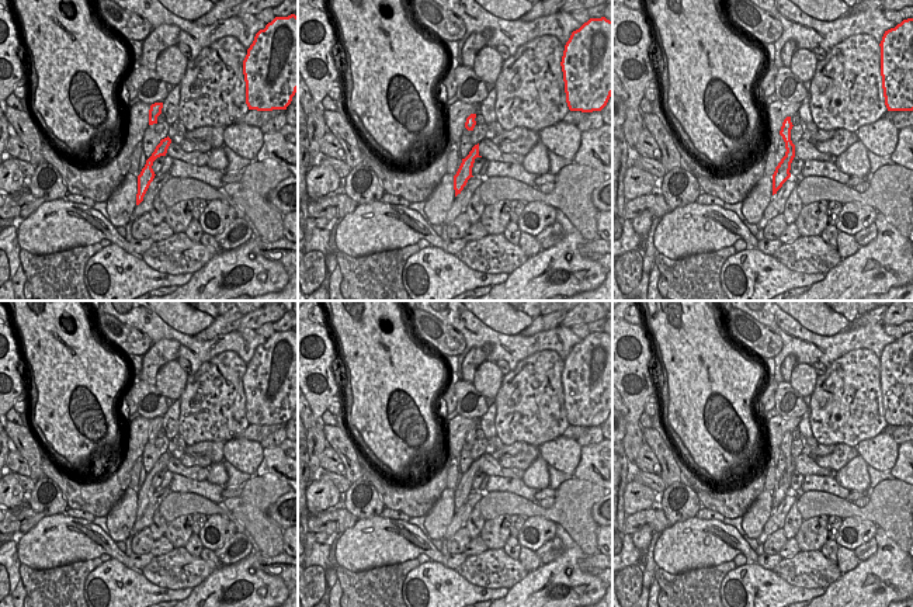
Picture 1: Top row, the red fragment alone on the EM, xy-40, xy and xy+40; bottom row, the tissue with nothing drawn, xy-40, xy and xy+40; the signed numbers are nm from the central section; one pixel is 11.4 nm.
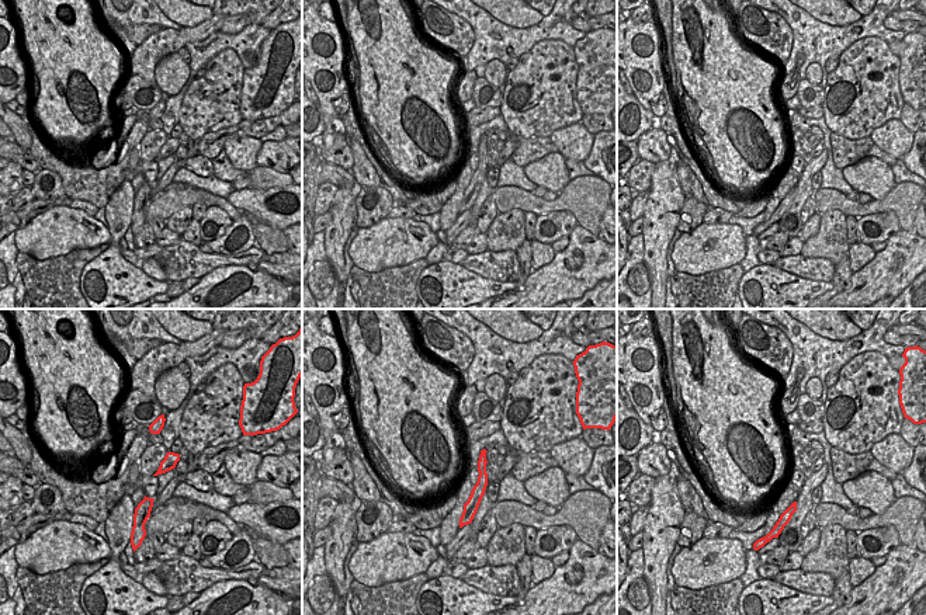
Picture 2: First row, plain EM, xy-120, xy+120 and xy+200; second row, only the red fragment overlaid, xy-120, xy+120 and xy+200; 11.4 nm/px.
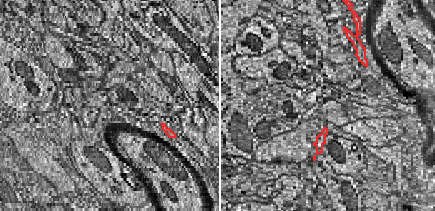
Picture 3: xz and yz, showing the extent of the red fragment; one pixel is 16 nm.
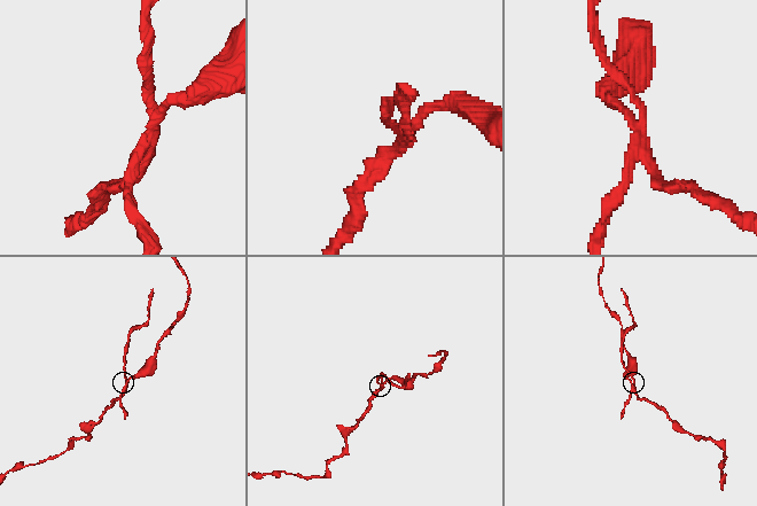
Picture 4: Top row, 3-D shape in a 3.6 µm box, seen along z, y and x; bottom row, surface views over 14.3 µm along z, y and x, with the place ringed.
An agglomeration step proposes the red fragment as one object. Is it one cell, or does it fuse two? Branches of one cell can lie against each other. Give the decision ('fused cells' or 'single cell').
fused cells

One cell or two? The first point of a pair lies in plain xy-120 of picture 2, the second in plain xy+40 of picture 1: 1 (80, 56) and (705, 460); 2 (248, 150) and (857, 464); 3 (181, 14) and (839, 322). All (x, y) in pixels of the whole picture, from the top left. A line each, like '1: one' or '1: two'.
1: one
2: two
3: one

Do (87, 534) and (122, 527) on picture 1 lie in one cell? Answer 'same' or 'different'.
different

